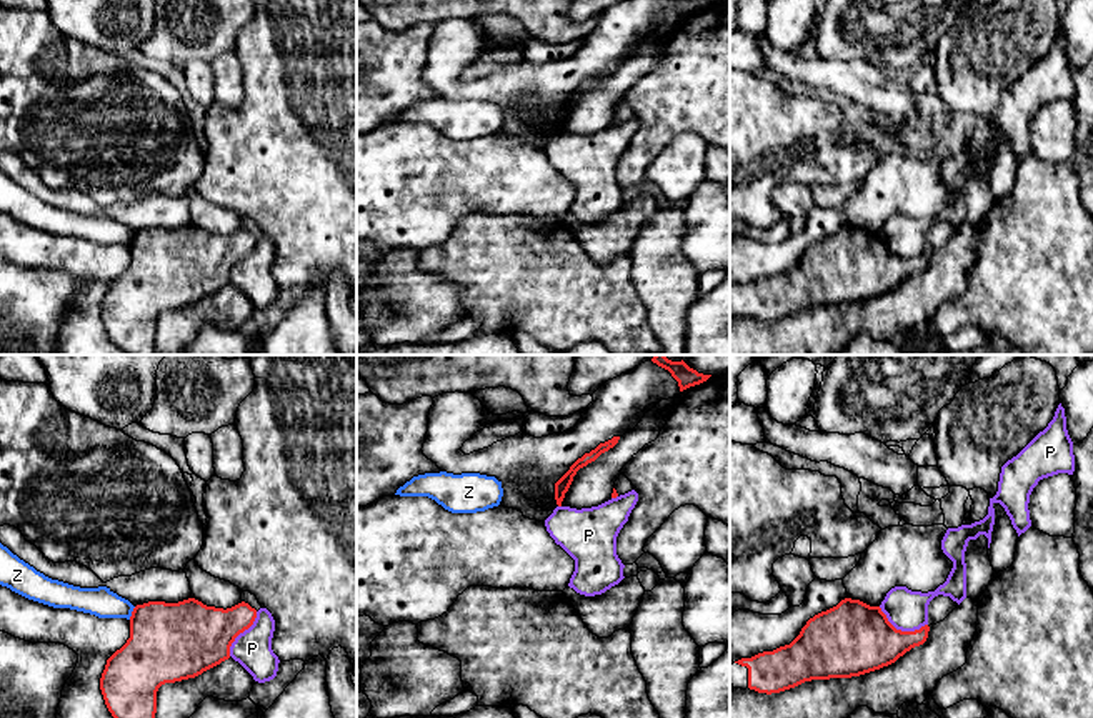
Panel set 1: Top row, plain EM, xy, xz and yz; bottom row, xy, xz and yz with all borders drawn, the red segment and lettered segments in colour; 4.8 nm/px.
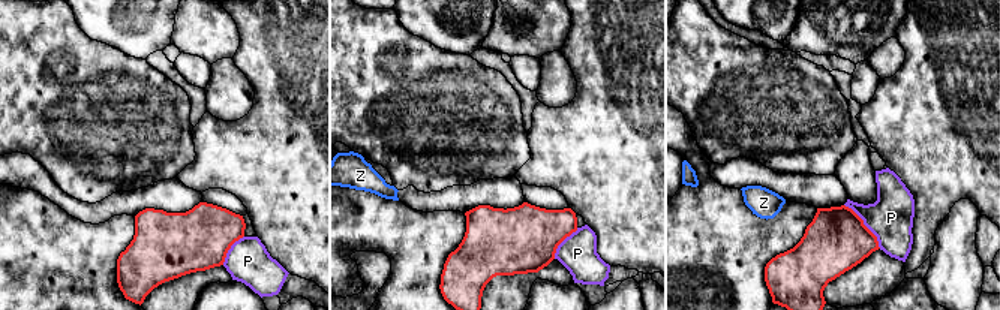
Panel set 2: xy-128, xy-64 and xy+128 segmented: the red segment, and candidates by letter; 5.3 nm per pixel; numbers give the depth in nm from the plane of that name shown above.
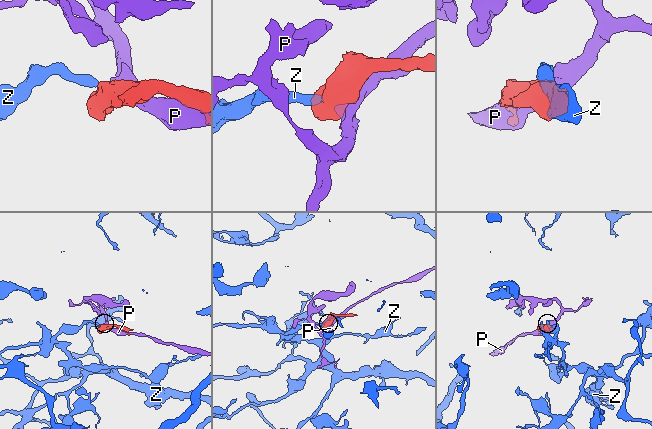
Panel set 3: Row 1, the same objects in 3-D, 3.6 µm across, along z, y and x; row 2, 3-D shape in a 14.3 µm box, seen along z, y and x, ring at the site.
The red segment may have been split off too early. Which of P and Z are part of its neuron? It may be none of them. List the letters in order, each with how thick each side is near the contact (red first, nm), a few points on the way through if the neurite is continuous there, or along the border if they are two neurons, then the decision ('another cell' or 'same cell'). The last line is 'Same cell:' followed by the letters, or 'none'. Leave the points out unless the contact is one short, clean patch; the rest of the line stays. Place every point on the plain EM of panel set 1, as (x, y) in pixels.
P: 360 nm thick on the red side, 200 nm on the other; another cell
Z: 380 nm thick on the red side, 140 nm on the other; border along xy (135, 234), (129, 245); another cell
Same cell: none

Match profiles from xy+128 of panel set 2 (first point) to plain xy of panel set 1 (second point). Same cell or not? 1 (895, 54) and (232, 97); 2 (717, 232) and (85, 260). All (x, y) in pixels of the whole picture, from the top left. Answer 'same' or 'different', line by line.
1: same
2: different

